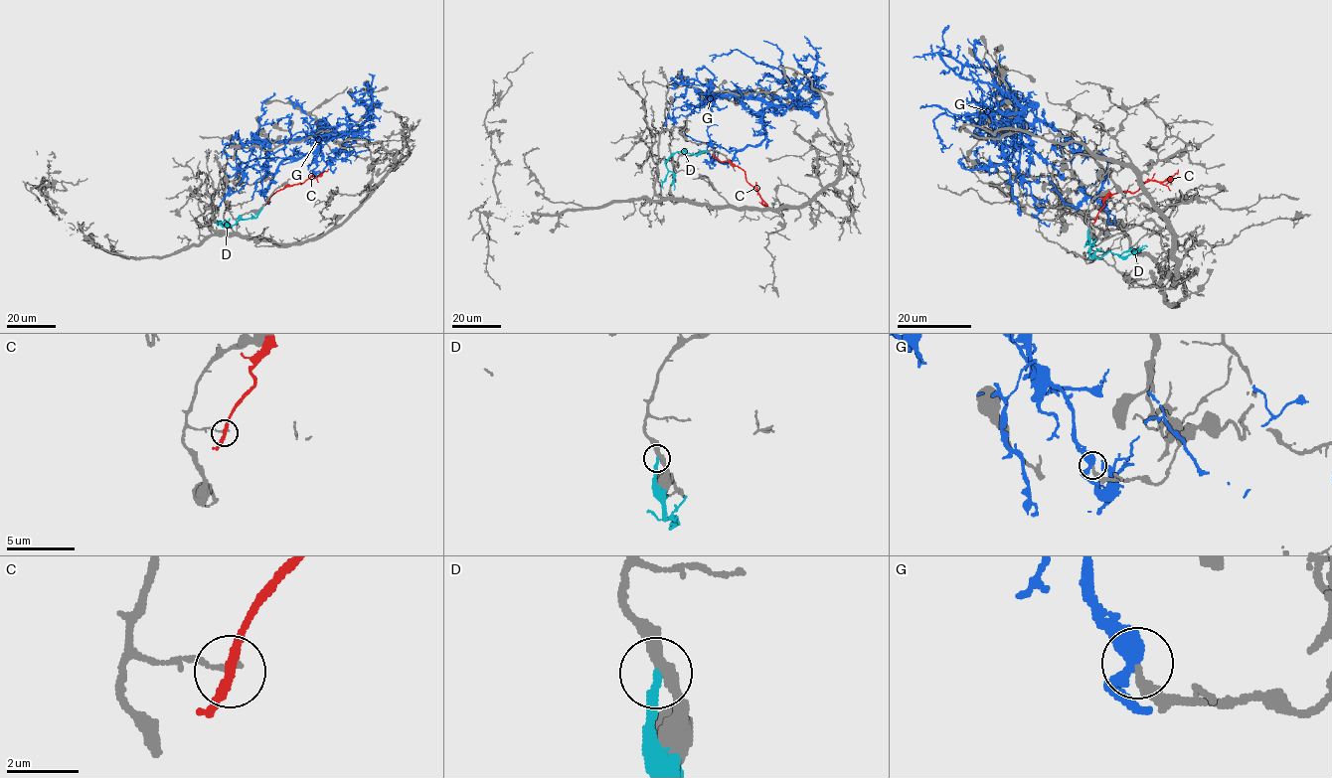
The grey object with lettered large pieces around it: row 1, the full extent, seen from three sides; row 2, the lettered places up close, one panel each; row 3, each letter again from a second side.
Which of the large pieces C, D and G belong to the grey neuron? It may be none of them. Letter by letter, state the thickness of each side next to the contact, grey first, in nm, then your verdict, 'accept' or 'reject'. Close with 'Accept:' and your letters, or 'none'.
C: 150/240 nm | reject
D: 320/260 nm | reject
G: 240/400 nm | reject
Accept: none

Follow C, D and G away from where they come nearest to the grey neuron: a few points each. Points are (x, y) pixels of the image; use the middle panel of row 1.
C: (714, 156), (741, 168), (748, 182), (765, 205), (773, 210)
D: (708, 151), (697, 154), (676, 151), (670, 157), (665, 164), (674, 175), (674, 190)
G: (686, 116), (702, 93), (767, 105), (761, 113), (765, 138), (728, 163), (715, 156), (708, 135), (717, 125)

